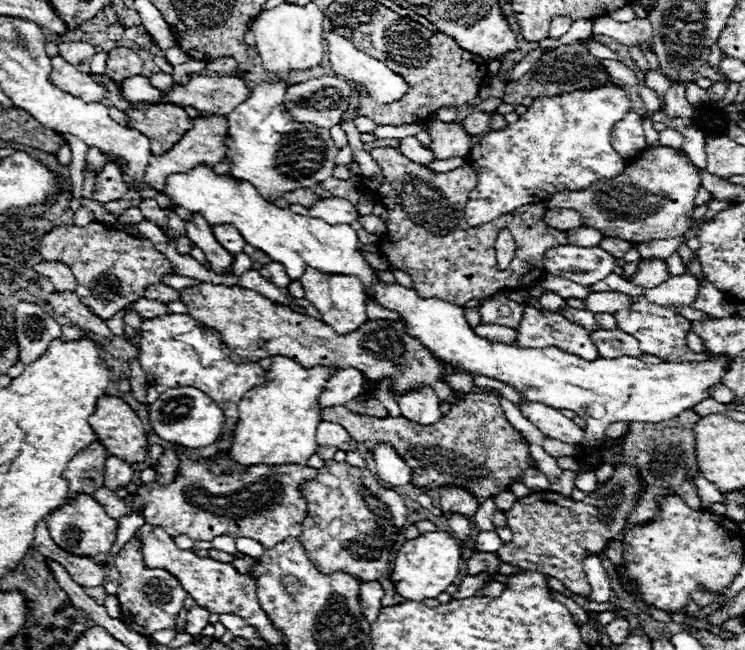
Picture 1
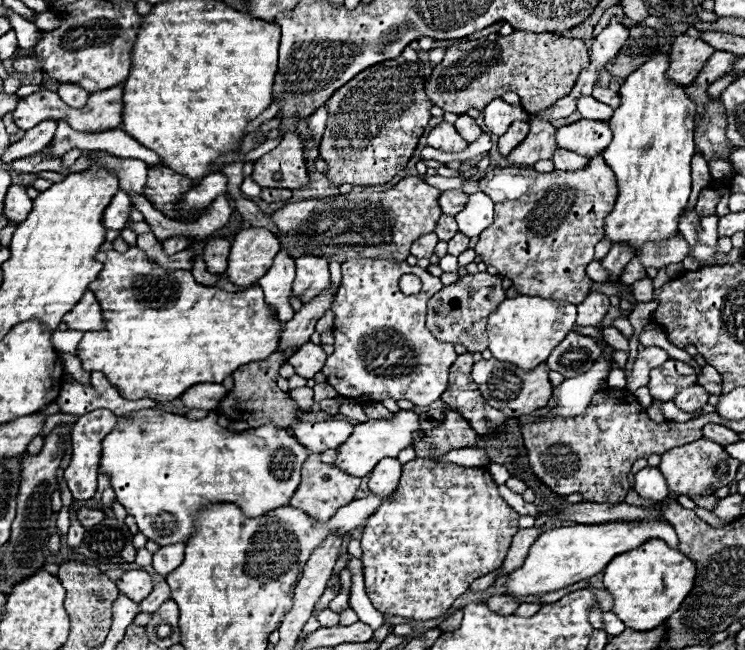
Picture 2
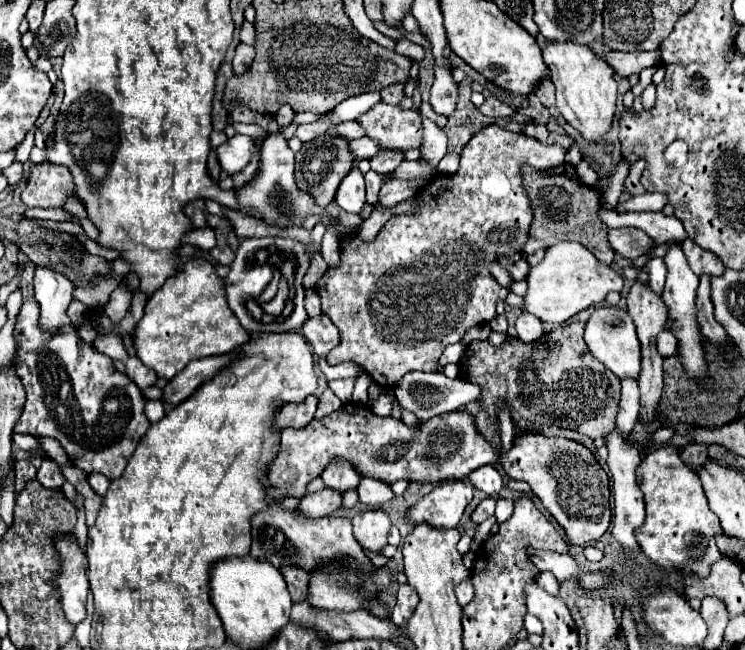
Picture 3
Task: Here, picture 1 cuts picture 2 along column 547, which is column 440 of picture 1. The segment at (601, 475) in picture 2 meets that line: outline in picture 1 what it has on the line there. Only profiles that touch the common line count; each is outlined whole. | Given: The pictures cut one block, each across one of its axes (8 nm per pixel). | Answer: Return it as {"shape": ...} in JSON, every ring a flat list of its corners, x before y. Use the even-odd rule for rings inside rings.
{"shape":[[490,392,466,394,464,400,450,408,448,416,442,416,432,426,420,426,406,418,372,418,350,412,348,408,322,408,322,420,342,424,356,442,362,442,368,450,378,440,394,444,398,454,414,470,412,482,426,488,456,484,468,488,476,498,492,498,500,490,506,490,516,478,530,468,530,452,526,438,506,420,500,400]]}

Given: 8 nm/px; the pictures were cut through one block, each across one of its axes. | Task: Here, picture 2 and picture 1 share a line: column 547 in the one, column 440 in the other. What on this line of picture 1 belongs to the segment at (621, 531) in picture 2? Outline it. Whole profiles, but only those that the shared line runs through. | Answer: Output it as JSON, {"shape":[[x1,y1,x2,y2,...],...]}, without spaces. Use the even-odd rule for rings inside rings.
{"shape":[[428,532,414,540,406,540,394,560,390,580,396,586,396,594,406,600,428,600,442,594,456,578,460,566,460,548,448,532]]}

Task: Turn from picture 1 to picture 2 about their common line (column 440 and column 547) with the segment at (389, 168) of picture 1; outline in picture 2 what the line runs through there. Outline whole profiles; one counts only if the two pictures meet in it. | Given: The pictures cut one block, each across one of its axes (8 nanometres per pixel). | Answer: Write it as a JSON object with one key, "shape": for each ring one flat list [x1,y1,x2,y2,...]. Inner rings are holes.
{"shape":[[594,156,592,162,590,162,590,168,582,170,582,172,536,172,532,168,496,168,490,172,486,172,480,180,480,190,486,192,492,202,494,202,494,222,480,234,478,238,478,244,474,246,476,254,482,256,482,262,486,266,494,266,504,278,510,278,514,288,520,292,520,294,526,294,526,296,542,296,542,298,548,298,548,300,562,300,562,302,570,302,570,304,580,304,588,294,590,294,590,288,592,288,592,280,586,276,586,266,594,260,594,246,604,238,604,218,612,212,612,206,614,206,614,200,618,196,618,182,614,178,614,172,610,168,606,168,606,162,602,160,602,156]]}

